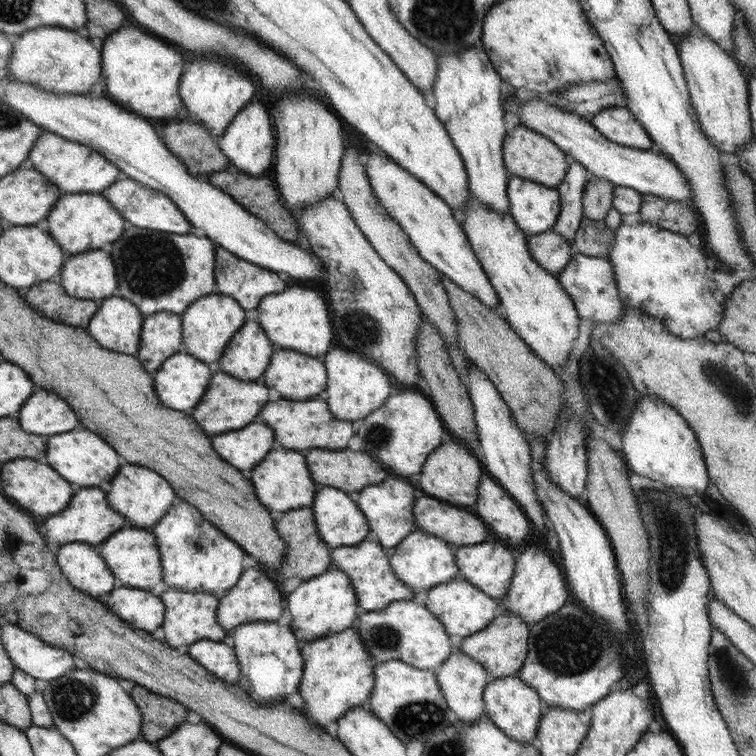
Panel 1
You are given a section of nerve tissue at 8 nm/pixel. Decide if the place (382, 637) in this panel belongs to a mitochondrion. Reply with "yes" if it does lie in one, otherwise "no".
yes

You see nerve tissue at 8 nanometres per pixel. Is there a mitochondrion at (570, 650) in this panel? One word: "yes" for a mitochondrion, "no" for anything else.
yes

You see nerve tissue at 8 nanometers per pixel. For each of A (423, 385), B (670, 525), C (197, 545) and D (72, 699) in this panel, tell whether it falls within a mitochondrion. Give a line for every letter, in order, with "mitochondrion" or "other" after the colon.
A: other
B: mitochondrion
C: mitochondrion
D: mitochondrion

